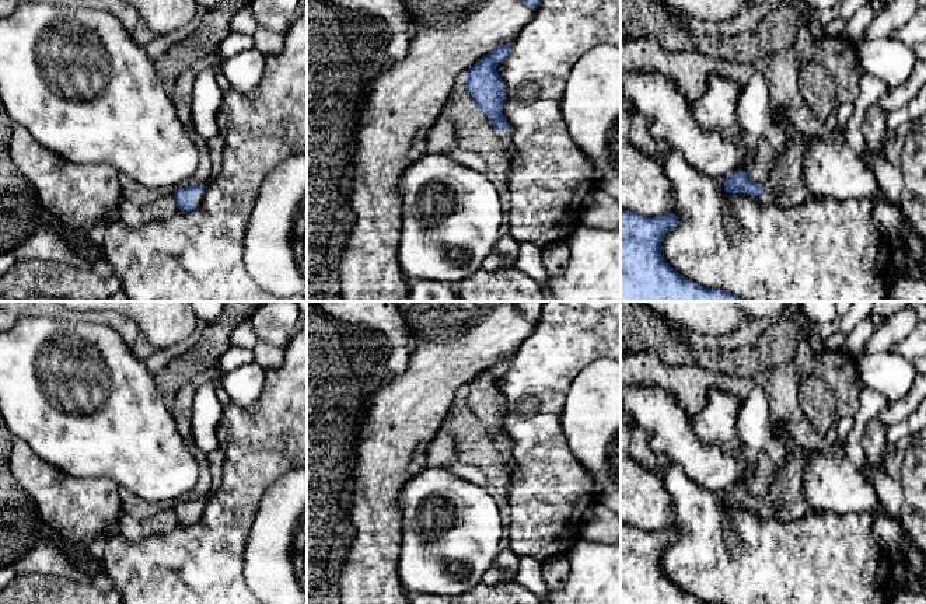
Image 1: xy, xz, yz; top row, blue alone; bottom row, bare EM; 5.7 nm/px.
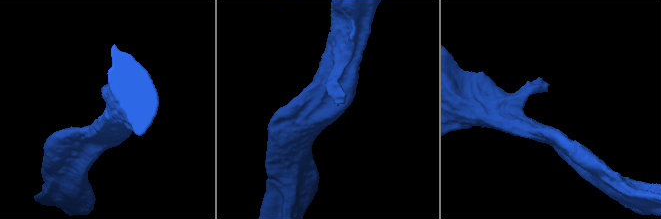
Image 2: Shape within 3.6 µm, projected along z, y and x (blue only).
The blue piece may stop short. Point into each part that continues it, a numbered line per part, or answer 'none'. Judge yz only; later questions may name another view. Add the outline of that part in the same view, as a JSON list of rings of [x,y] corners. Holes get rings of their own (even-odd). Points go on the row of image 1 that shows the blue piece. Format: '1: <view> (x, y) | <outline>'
1: yz (785, 185) | [[[789,132],[787,149],[776,151],[775,167],[763,185],[763,192],[758,196],[761,203],[776,200],[783,206],[797,206],[811,196],[803,179],[803,157],[807,144],[807,135]]]

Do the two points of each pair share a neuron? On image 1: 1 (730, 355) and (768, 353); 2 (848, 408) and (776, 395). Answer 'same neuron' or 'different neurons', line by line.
1: same neuron
2: same neuron

